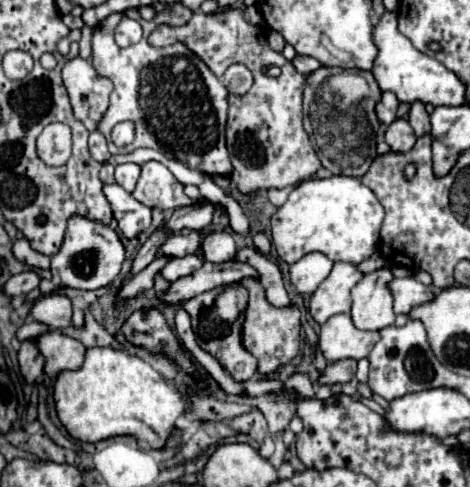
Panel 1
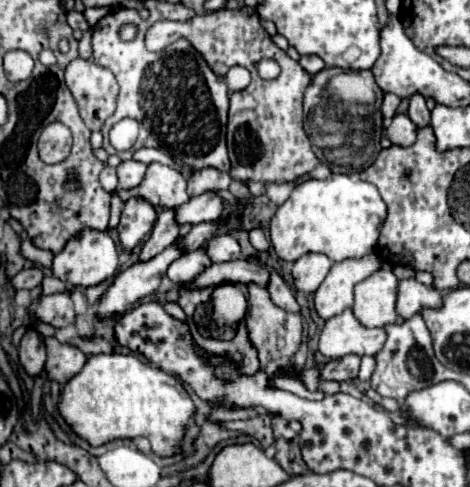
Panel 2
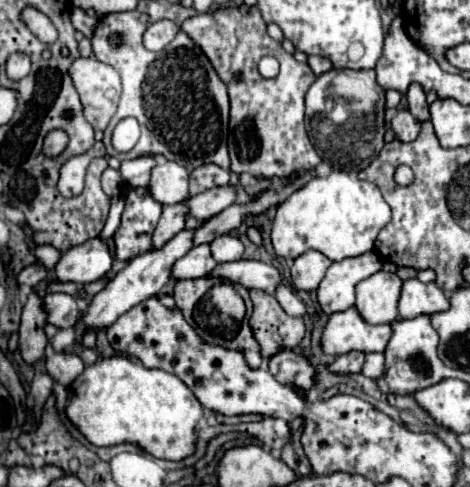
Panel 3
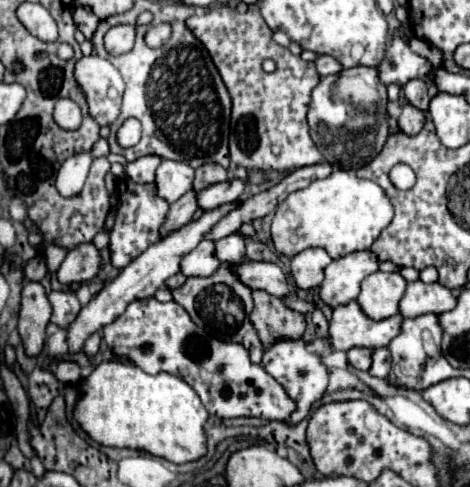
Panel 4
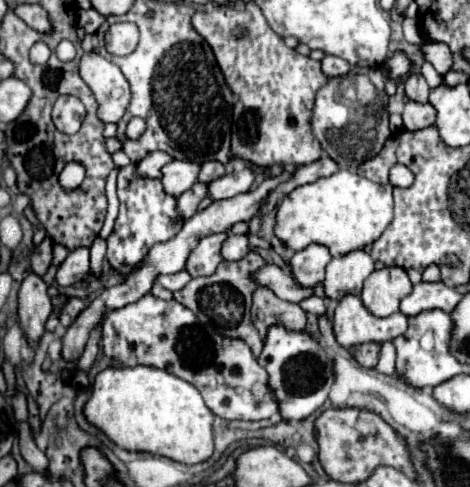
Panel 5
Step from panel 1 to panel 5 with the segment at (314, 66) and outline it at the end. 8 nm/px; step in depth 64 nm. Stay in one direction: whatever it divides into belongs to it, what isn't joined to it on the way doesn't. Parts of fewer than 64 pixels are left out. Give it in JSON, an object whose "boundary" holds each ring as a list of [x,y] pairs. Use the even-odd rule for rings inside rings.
{"boundary":[[[326,56],[322,60],[322,72],[328,76],[328,78],[336,78],[336,76],[344,76],[350,72],[350,64],[344,60],[344,58],[338,58],[338,56]]]}

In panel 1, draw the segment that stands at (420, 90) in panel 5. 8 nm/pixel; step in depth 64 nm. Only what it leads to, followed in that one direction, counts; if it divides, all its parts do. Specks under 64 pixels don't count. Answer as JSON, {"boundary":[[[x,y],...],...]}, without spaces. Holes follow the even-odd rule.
{"boundary":[[[412,102],[408,122],[414,128],[414,134],[416,136],[424,136],[426,132],[430,132],[430,116],[424,110],[424,104],[422,102]]]}

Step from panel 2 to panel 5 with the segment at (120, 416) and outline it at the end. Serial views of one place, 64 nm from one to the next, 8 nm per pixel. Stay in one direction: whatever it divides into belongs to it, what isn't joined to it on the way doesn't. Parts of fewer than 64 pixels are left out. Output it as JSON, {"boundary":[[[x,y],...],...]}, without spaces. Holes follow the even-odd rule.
{"boundary":[[[122,366],[102,370],[94,380],[84,414],[88,422],[104,430],[110,440],[130,452],[148,452],[180,464],[206,462],[214,452],[212,410],[192,384],[158,368]]]}

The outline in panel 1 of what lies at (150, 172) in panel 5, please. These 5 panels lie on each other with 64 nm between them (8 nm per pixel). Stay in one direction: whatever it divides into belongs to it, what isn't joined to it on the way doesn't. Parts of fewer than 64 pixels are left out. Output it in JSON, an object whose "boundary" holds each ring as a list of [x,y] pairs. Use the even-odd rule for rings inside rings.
{"boundary":[[[120,164],[116,166],[116,182],[126,190],[126,192],[132,192],[136,182],[140,178],[140,166],[138,164]]]}

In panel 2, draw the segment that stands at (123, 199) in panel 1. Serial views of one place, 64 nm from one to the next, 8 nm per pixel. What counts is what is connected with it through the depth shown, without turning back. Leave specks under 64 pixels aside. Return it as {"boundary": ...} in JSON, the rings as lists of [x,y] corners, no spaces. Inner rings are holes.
{"boundary":[[[130,198],[122,210],[118,224],[118,238],[124,250],[132,252],[152,230],[158,218],[158,210],[140,198]]]}

